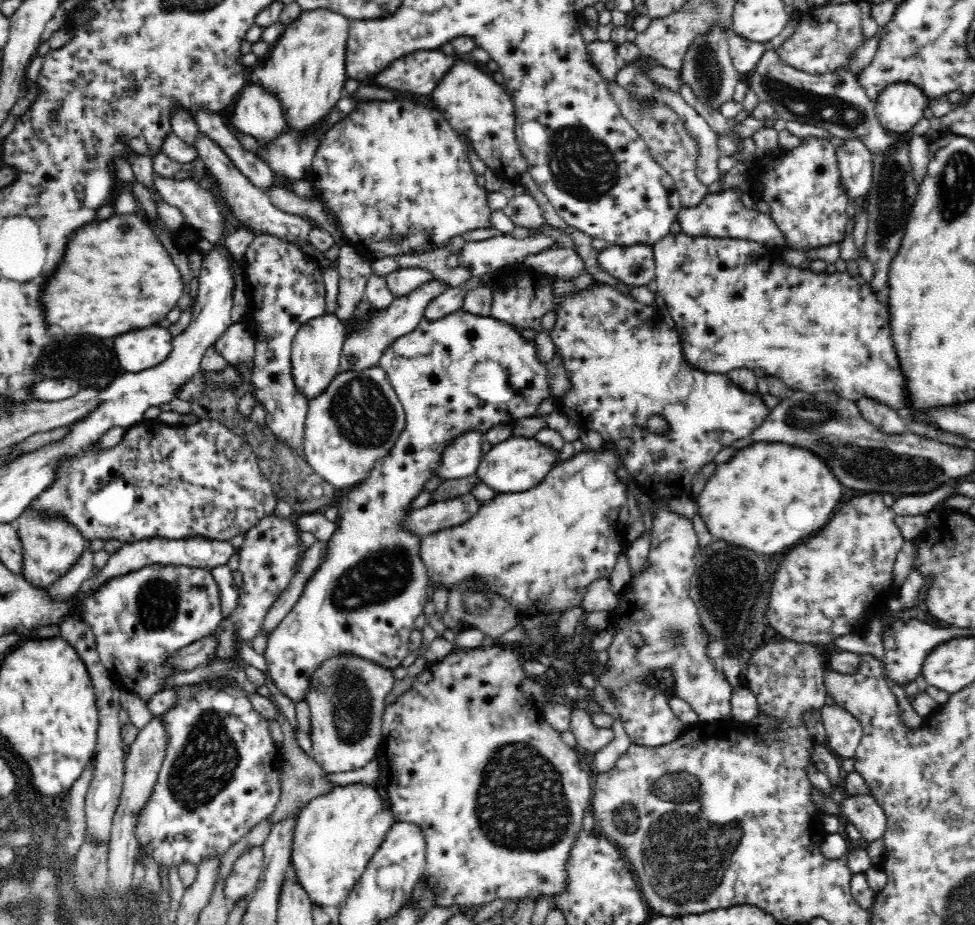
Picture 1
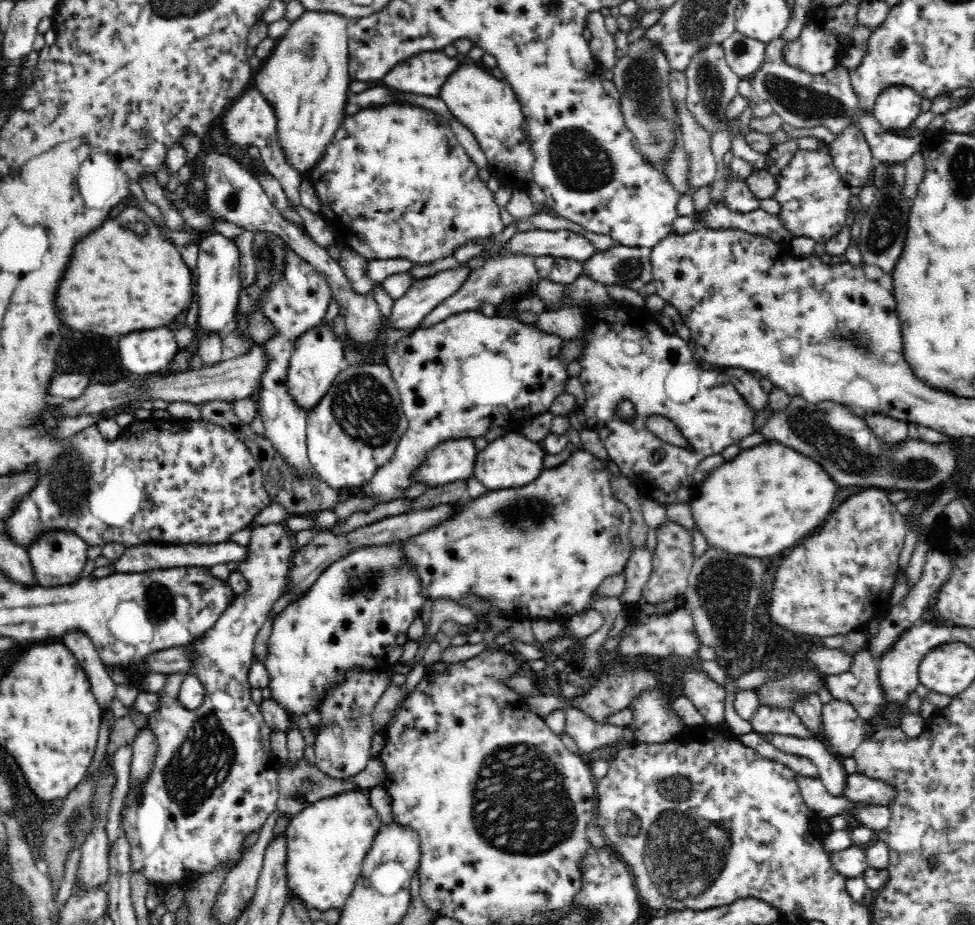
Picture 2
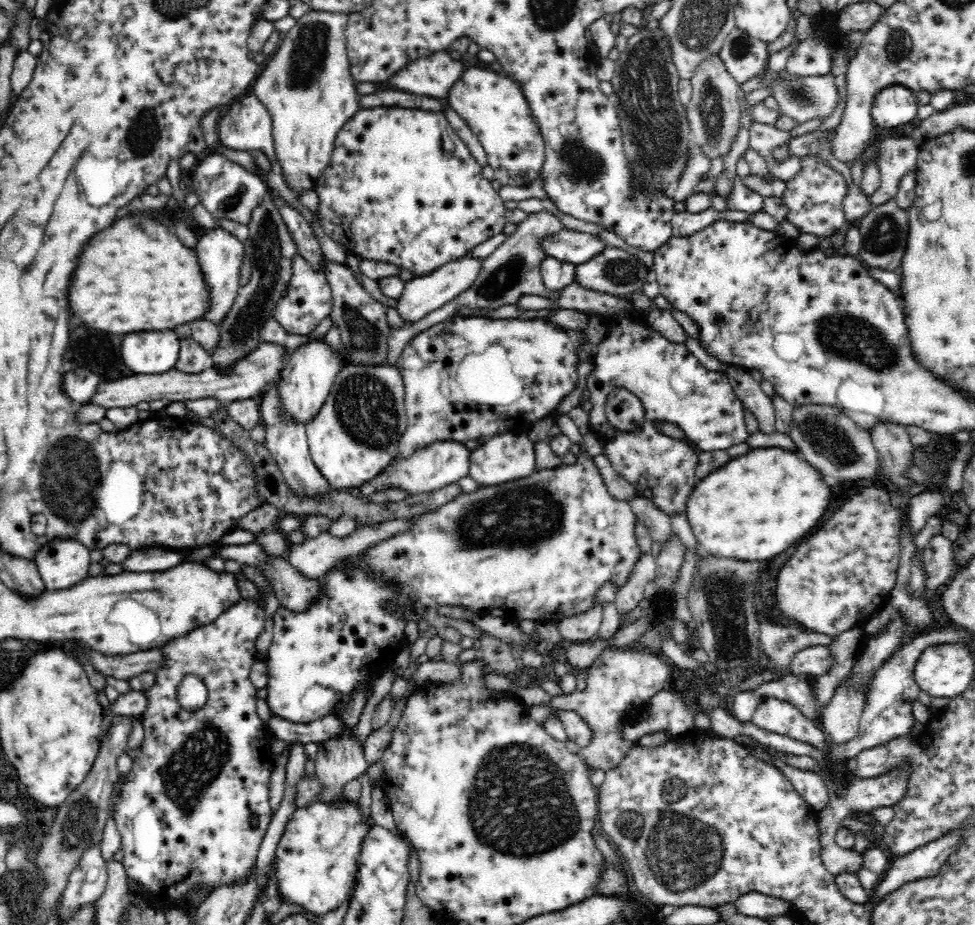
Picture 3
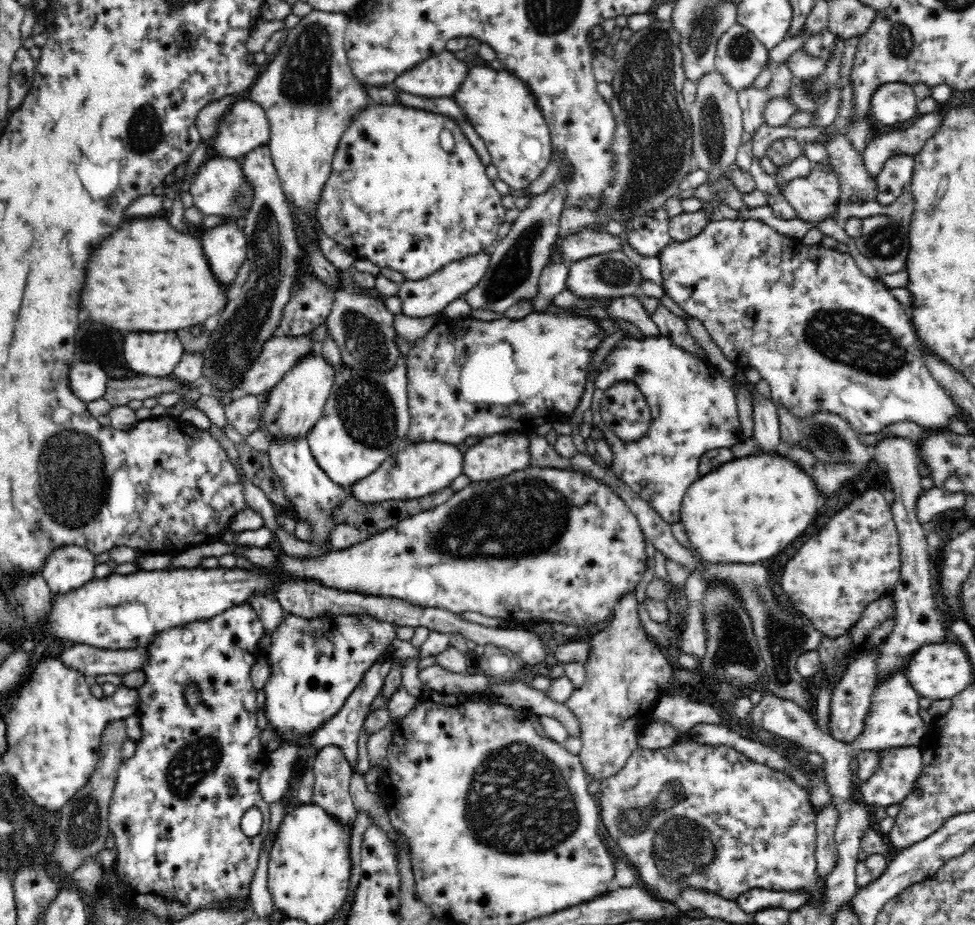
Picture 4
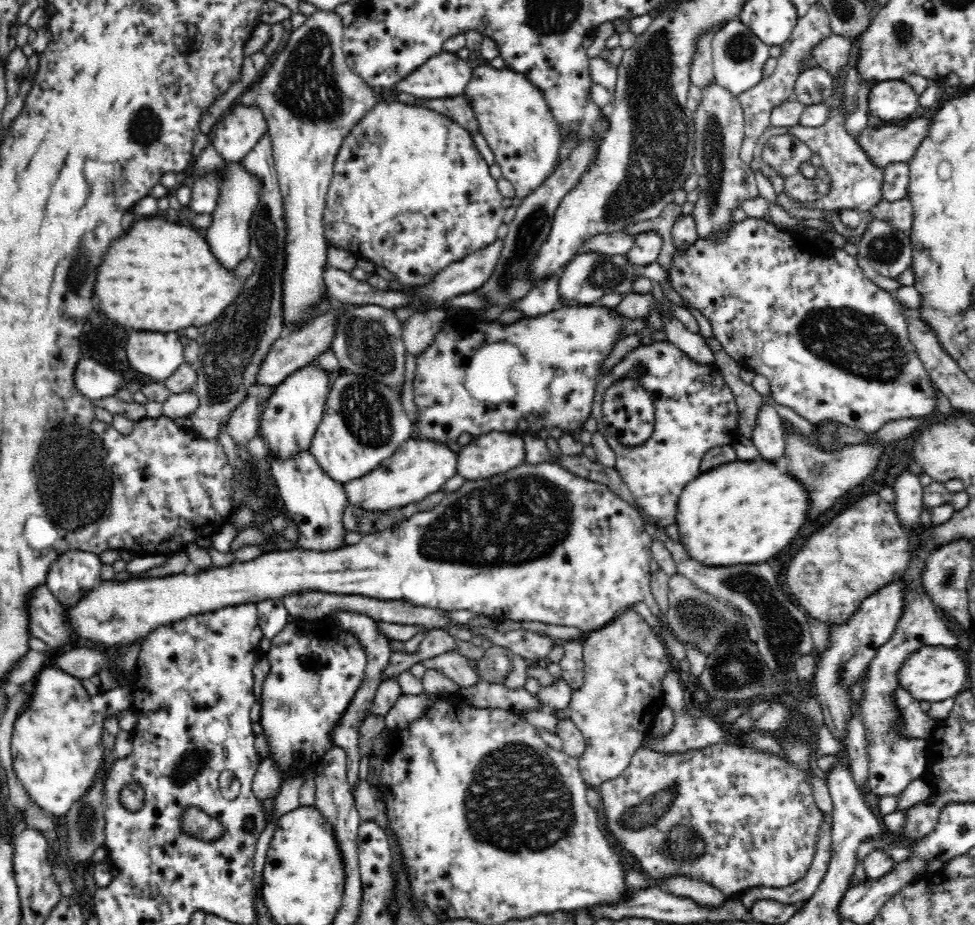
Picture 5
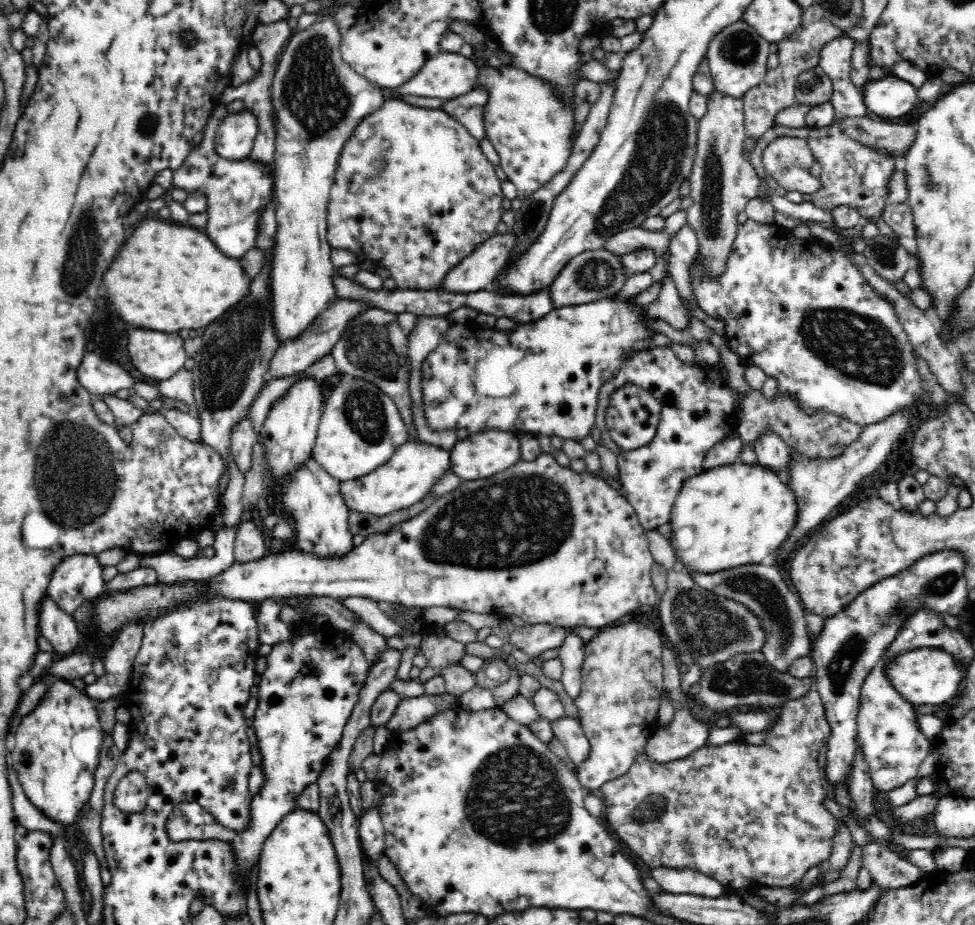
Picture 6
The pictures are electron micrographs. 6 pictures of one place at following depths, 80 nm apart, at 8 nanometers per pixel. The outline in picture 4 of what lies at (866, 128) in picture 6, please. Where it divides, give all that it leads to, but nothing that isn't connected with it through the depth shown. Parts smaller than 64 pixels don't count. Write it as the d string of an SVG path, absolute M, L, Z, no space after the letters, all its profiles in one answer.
M945 114L922 115L907 129L890 131L888 134L870 134L863 152L863 164L867 174L877 180L890 154L916 155L924 143L943 127Z

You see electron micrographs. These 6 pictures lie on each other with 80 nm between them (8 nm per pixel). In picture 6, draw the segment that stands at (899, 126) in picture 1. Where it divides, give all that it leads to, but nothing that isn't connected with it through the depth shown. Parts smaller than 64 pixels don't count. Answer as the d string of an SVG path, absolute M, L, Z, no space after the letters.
M892 73L879 80L866 82L863 91L867 110L884 121L905 116L914 110L918 102L916 88Z

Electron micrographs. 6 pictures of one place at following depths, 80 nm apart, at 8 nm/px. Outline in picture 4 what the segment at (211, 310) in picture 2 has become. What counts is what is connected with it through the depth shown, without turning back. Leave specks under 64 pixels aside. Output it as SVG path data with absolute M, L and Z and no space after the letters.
M228 218L228 224L220 224L216 228L207 229L200 238L204 256L216 276L218 282L228 286L228 290L233 285L233 281L238 274L238 268L247 259L248 242L245 233L239 225L240 220Z

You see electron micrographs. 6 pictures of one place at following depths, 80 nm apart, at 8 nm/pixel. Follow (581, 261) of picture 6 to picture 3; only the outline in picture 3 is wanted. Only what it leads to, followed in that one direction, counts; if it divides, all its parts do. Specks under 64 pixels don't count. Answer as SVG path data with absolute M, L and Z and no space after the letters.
M607 247L588 262L576 265L575 281L592 290L624 297L640 290L652 277L639 258L620 248Z

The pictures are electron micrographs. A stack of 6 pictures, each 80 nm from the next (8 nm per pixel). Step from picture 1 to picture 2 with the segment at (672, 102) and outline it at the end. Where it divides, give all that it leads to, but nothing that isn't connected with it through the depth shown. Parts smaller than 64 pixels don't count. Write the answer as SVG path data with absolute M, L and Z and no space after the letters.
M674 100L674 111L678 115L681 136L690 165L690 187L700 189L714 182L718 164L712 155L711 132L708 132L691 115L684 100Z

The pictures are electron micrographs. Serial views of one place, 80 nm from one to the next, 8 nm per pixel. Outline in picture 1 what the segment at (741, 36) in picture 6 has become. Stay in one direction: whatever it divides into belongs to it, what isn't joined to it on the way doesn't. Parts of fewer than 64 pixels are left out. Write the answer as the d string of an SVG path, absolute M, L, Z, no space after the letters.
M732 32L729 36L729 53L739 74L752 72L765 53L765 43L745 39Z

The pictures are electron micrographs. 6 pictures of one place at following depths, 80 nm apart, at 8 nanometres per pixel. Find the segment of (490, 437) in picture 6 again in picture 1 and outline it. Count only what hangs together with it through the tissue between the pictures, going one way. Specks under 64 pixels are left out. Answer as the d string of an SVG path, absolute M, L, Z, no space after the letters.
M510 436L496 444L481 458L477 475L482 483L498 493L526 492L540 484L545 476L560 462L559 452L541 444L535 437Z

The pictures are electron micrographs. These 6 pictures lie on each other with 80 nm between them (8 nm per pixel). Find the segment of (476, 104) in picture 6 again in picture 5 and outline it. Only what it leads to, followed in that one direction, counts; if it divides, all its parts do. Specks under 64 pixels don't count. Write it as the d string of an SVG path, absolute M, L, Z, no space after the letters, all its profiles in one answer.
M464 95L449 97L448 99L416 97L416 100L418 101L416 104L451 118L471 134L478 132L478 121L476 121L474 111L472 111L472 107Z

